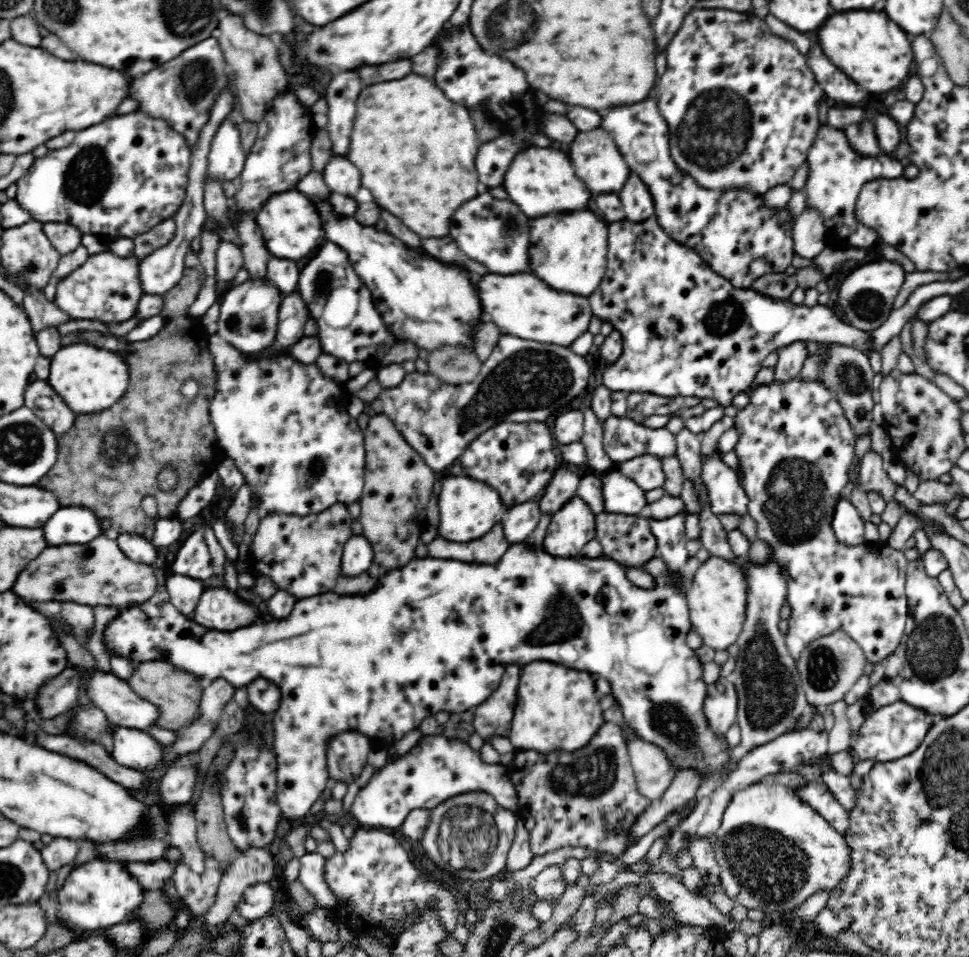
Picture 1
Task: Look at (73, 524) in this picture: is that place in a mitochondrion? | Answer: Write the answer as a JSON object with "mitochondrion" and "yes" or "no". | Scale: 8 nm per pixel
{"mitochondrion":"no"}

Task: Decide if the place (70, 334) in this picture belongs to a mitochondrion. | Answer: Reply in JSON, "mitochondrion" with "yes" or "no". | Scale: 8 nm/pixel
{"mitochondrion":"no"}

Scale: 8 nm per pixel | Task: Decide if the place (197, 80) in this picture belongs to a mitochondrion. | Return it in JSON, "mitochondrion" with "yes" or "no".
{"mitochondrion":"yes"}

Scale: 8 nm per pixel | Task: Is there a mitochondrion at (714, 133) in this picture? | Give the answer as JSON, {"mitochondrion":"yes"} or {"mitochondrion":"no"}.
{"mitochondrion":"yes"}

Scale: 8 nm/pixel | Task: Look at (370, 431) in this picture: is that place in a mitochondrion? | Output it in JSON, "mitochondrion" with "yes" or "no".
{"mitochondrion":"no"}

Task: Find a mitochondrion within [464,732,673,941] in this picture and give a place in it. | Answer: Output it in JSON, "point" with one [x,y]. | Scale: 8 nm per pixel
{"point":[593,774]}

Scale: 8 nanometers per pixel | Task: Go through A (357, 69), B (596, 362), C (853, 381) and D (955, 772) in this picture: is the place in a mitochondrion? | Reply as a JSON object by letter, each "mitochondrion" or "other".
{"A":"other","B":"other","C":"mitochondrion","D":"mitochondrion"}

